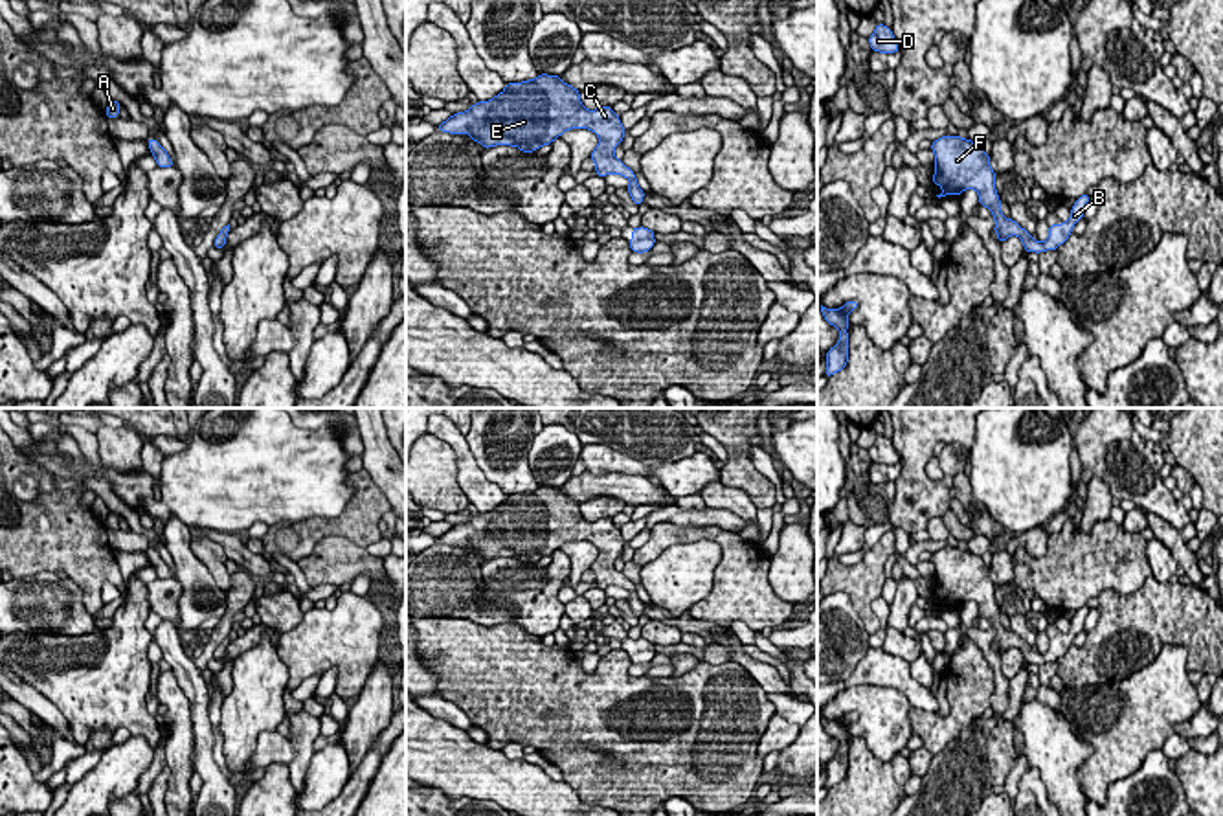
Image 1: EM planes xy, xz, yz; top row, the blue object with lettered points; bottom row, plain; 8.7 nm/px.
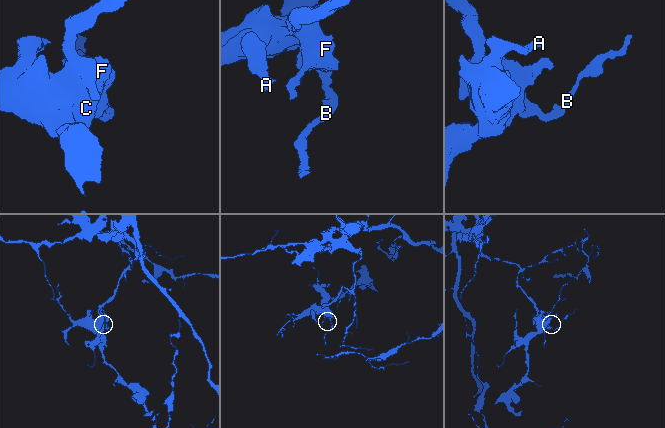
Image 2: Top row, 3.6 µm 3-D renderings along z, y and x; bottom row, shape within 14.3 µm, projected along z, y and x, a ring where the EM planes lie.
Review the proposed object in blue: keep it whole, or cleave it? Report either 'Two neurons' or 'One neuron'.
One neuron

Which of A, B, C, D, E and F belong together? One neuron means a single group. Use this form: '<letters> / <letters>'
A B C D E F

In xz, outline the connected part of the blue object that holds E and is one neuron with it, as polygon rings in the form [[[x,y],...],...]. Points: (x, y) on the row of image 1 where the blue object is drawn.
[[[540,74],[529,81],[507,83],[505,90],[492,99],[455,112],[437,129],[450,134],[468,132],[468,138],[485,149],[511,145],[523,153],[553,143],[566,130],[589,129],[599,138],[589,154],[597,176],[621,175],[630,180],[626,189],[634,204],[641,206],[645,198],[635,173],[613,154],[626,132],[621,118],[608,105],[588,110],[580,101],[580,92],[560,75]]]

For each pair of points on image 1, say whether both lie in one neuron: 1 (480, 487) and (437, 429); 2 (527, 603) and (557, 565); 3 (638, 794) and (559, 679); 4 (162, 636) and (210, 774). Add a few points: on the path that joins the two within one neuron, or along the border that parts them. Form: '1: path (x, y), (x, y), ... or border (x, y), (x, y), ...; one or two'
1: path (469, 473), (463, 451), (452, 440); one
2: path (538, 600), (553, 585), (555, 576); one
3: path (634, 765), (634, 758), (584, 708); one
4: path (188, 671), (199, 699), (204, 739); one

